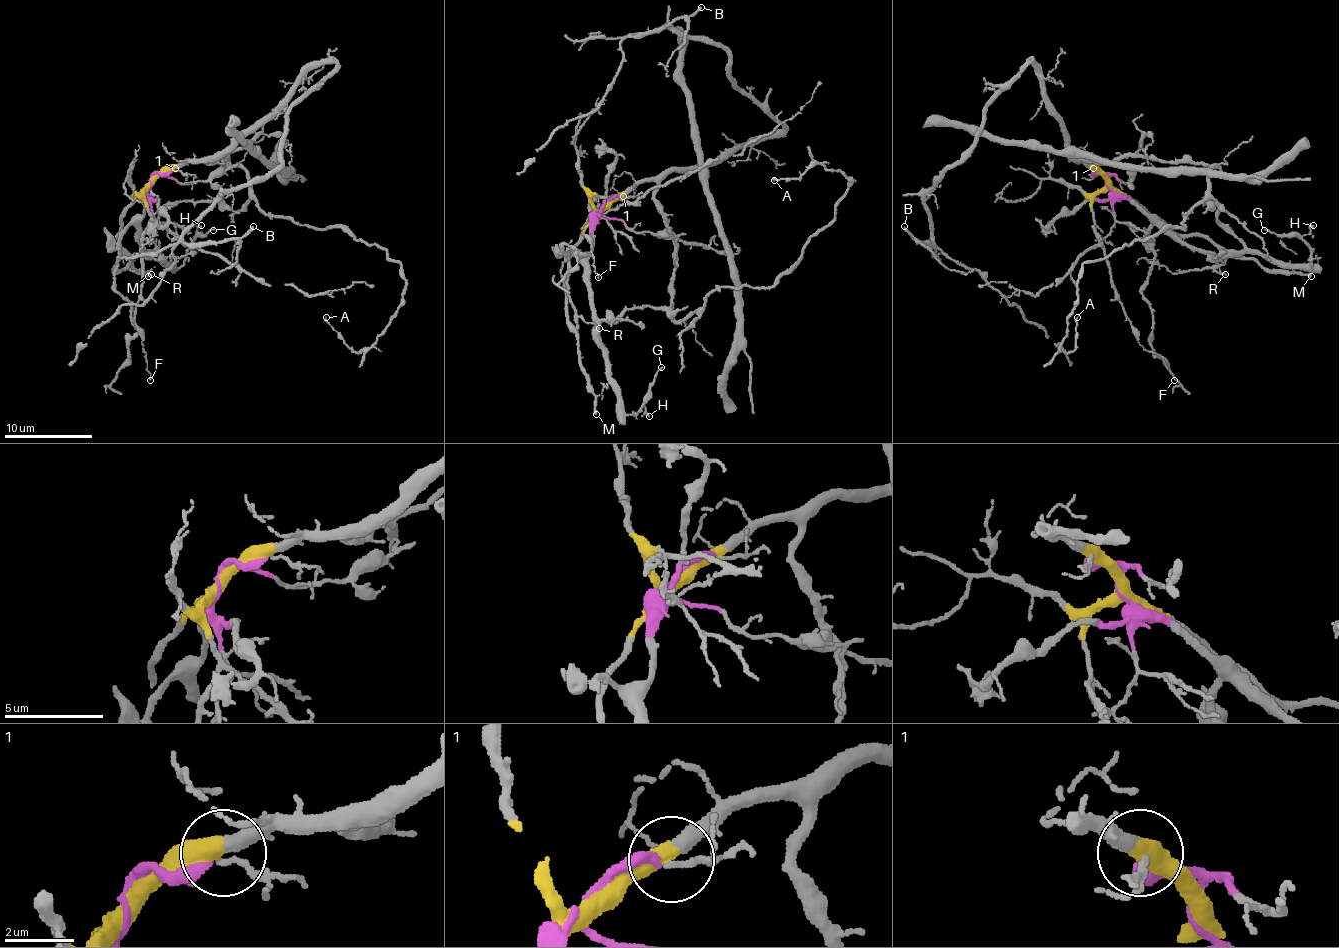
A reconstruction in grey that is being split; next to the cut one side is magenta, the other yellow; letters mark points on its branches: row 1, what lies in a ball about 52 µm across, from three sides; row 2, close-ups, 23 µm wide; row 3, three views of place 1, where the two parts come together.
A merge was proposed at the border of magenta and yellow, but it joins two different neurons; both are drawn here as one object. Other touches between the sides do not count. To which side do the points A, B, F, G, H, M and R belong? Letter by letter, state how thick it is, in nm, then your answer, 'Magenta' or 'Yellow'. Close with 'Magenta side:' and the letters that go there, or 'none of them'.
A: Thickness 140 nm. Yellow
B: Thickness 240 nm. Yellow
F: Thickness 110 nm. Yellow
G: Thickness 120 nm. Magenta
H: Thickness 200 nm. Magenta
M: Thickness 220 nm. Yellow
R: Thickness 130 nm. Yellow
Magenta side: G, H

